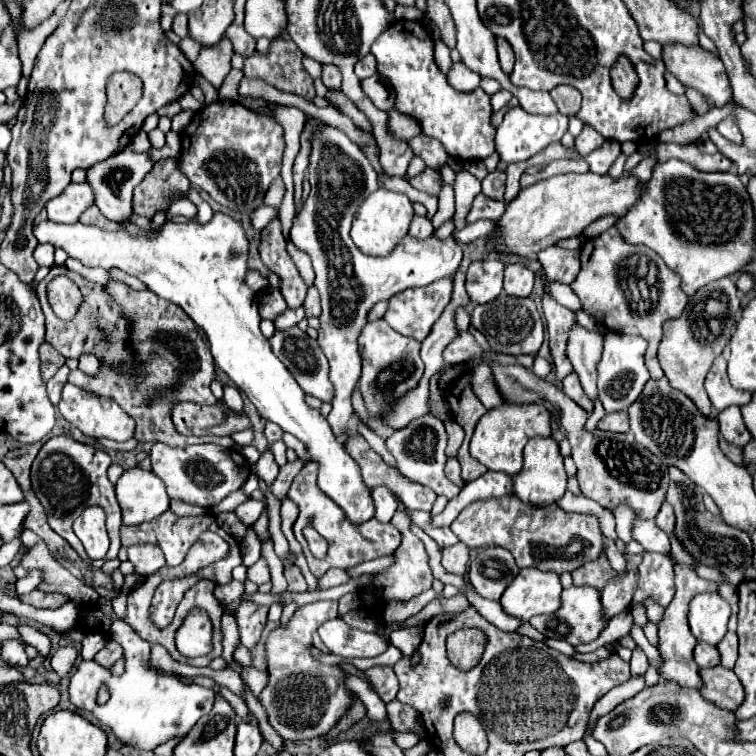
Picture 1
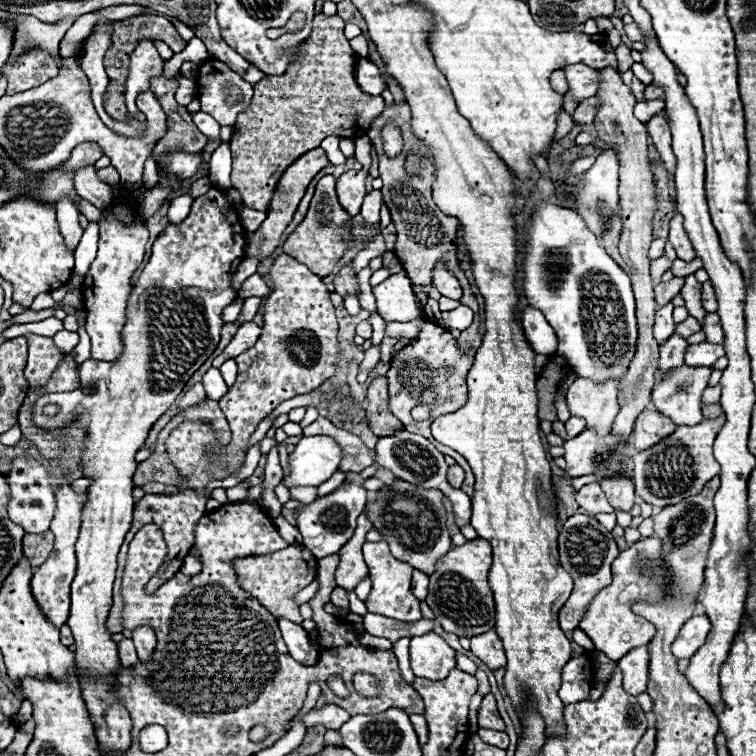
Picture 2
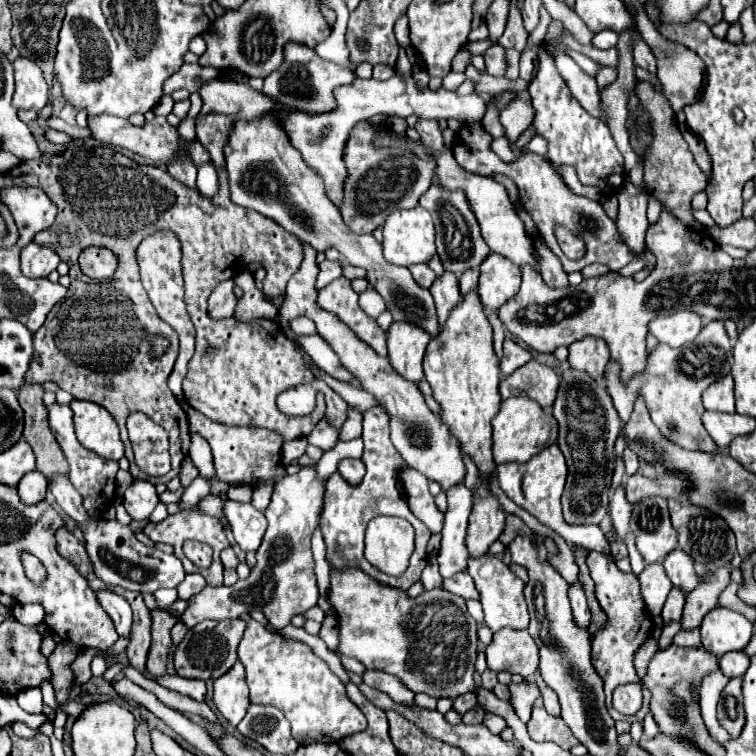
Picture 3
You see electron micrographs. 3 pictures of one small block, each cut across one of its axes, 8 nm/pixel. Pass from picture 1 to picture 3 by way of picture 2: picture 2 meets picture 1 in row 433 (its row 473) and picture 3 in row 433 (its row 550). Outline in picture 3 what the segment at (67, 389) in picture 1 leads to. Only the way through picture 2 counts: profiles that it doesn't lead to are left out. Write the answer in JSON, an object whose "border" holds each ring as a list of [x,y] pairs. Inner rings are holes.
{"border":[[[74,400],[70,408],[74,410],[76,436],[84,448],[110,460],[120,460],[124,456],[124,444],[116,422],[104,408],[86,400]]]}

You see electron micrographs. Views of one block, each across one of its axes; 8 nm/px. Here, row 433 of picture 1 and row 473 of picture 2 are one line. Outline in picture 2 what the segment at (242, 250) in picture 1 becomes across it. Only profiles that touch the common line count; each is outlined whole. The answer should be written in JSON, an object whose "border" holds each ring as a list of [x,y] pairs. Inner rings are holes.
{"border":[[[304,436],[292,454],[288,454],[290,474],[282,484],[292,486],[320,486],[326,482],[342,460],[340,446],[330,436]]]}

